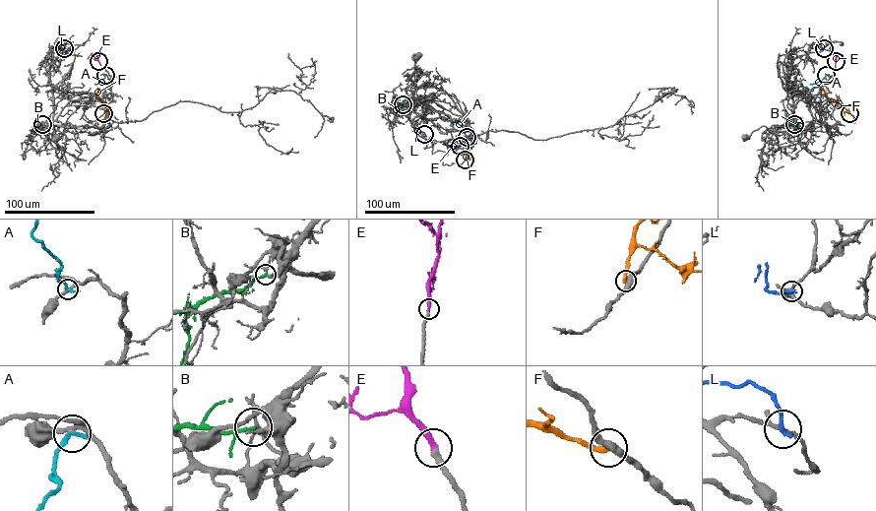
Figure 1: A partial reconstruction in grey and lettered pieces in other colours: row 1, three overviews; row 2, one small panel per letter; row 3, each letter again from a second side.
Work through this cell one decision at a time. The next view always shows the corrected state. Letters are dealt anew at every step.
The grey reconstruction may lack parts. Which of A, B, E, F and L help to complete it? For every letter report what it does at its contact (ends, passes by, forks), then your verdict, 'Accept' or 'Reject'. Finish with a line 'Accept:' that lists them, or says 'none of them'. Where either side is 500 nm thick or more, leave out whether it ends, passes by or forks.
A: It ends there. Reject
B: It passes by. Reject
E: It ends there. Accept
F: It ends there. Reject
L: It ends there. Reject
Accept: E

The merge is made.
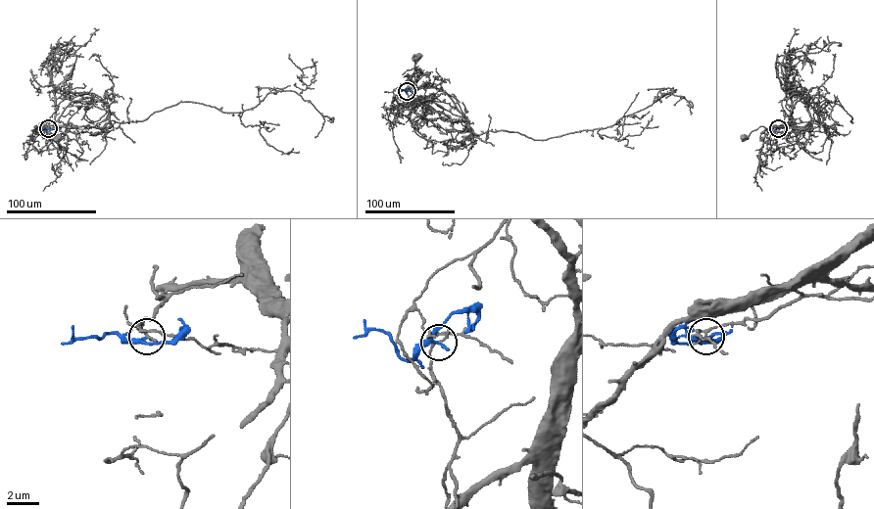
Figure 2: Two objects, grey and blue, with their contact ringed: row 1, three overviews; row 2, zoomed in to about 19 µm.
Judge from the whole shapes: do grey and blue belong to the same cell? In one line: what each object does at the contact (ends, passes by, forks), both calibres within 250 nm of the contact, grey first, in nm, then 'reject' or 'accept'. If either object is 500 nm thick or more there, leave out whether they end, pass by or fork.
grey passes by; blue passes by; calibres 150 and 240 nm; reject

